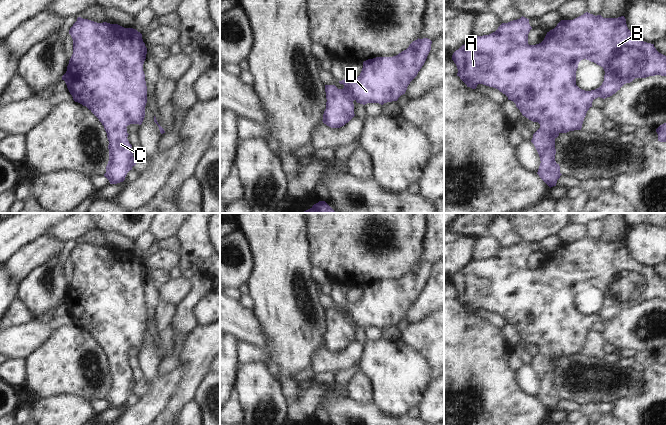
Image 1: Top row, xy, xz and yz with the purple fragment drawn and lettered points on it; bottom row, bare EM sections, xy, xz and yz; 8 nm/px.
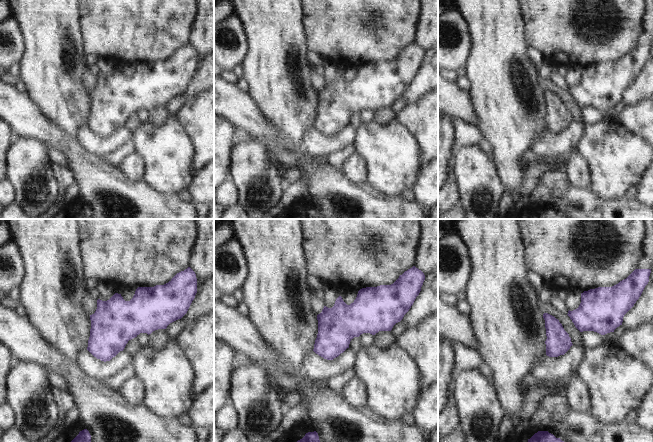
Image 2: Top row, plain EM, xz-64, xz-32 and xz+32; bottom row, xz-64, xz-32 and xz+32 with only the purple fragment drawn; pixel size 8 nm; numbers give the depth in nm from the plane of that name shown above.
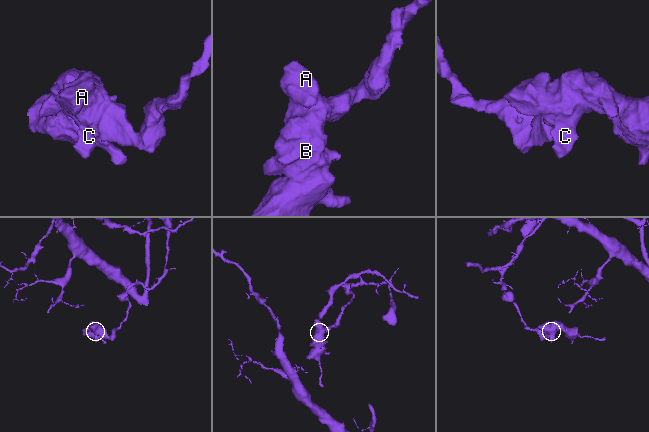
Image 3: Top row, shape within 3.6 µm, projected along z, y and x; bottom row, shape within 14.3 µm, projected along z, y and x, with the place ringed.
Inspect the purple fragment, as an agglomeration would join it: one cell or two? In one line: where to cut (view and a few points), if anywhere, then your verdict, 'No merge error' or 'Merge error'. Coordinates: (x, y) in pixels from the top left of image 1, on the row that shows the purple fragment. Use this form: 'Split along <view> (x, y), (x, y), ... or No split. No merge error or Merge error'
No split. No merge error.

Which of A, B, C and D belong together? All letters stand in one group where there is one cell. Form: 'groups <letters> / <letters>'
groups A B C D

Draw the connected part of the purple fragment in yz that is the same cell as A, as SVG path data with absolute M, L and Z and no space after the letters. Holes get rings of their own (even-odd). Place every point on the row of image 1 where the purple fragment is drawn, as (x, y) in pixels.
M586 12L573 20L561 20L554 29L547 32L544 40L536 45L528 44L528 34L531 29L529 19L523 16L508 23L502 23L489 35L473 35L453 53L452 60L458 69L457 76L467 87L476 89L478 84L483 84L498 89L508 97L508 100L516 104L523 116L540 124L531 142L541 161L537 174L551 188L556 186L557 180L562 175L560 166L555 161L555 139L559 134L581 130L586 113L592 107L594 99L612 96L624 84L632 82L635 78L666 76L666 56L659 53L654 44L634 36L628 29L624 16L603 18L601 15L595 16ZM583 59L596 63L605 71L602 85L595 90L585 91L576 85L576 71L579 62Z

